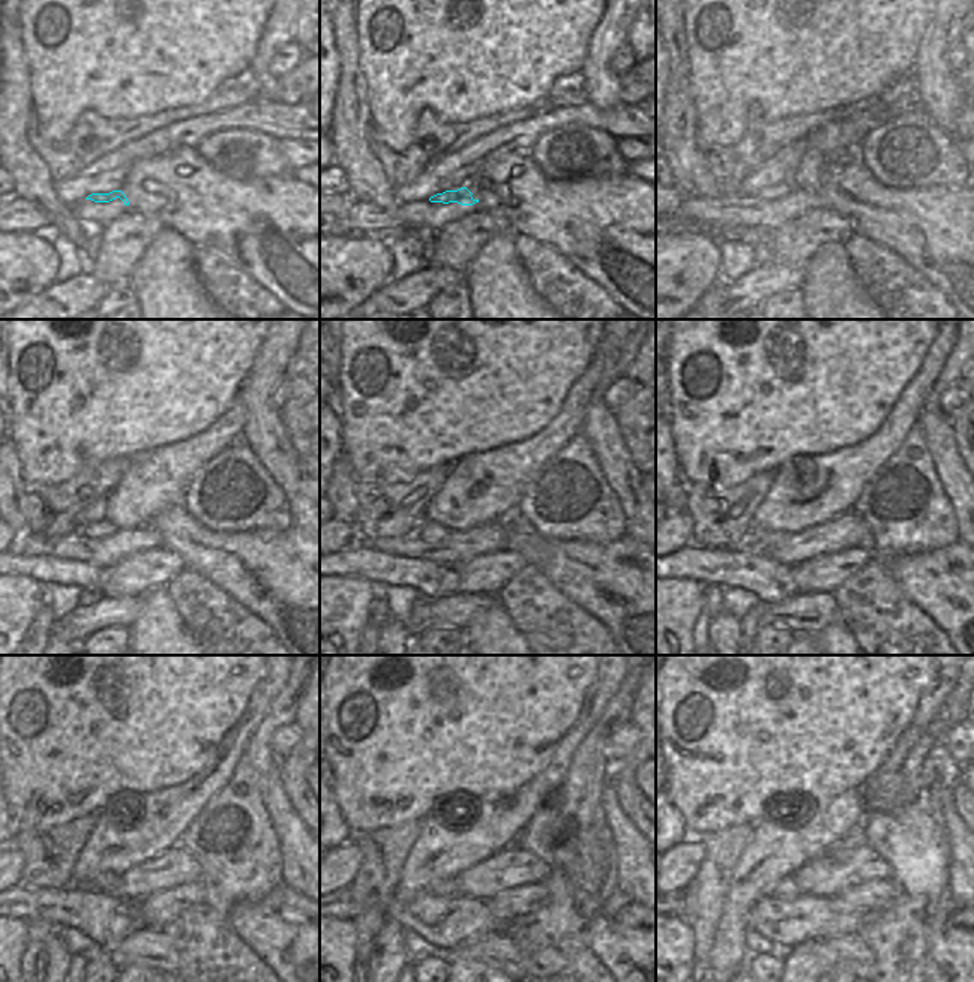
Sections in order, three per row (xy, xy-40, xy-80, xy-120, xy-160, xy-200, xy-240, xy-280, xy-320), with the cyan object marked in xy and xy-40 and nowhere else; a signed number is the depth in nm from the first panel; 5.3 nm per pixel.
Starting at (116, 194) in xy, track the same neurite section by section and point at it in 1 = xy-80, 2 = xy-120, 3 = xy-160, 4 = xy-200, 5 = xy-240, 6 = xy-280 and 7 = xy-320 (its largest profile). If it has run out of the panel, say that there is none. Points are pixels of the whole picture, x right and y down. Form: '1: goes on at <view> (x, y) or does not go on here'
1: goes on at xy-80 (785, 194)
2: goes on at xy-120 (101, 529)
3: goes on at xy-160 (431, 532)
4: goes on at xy-200 (764, 537)
5: goes on at xy-240 (108, 883)
6: goes on at xy-280 (447, 888)
7: goes on at xy-320 (787, 889)

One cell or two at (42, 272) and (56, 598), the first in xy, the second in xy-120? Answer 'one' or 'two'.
two

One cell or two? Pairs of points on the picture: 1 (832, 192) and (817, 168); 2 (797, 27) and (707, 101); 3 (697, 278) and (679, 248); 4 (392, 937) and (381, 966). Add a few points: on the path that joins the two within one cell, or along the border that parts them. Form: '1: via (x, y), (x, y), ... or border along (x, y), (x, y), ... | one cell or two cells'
1: border along (853, 156), (836, 161), (814, 188) | two cells
2: via (775, 33), (730, 78) | one cell
3: via (689, 270), (679, 260), (679, 255) | one cell
4: via (390, 945), (389, 958) | one cell

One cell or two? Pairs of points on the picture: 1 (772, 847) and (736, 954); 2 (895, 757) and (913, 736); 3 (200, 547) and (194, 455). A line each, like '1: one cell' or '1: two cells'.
1: one cell
2: one cell
3: two cells

